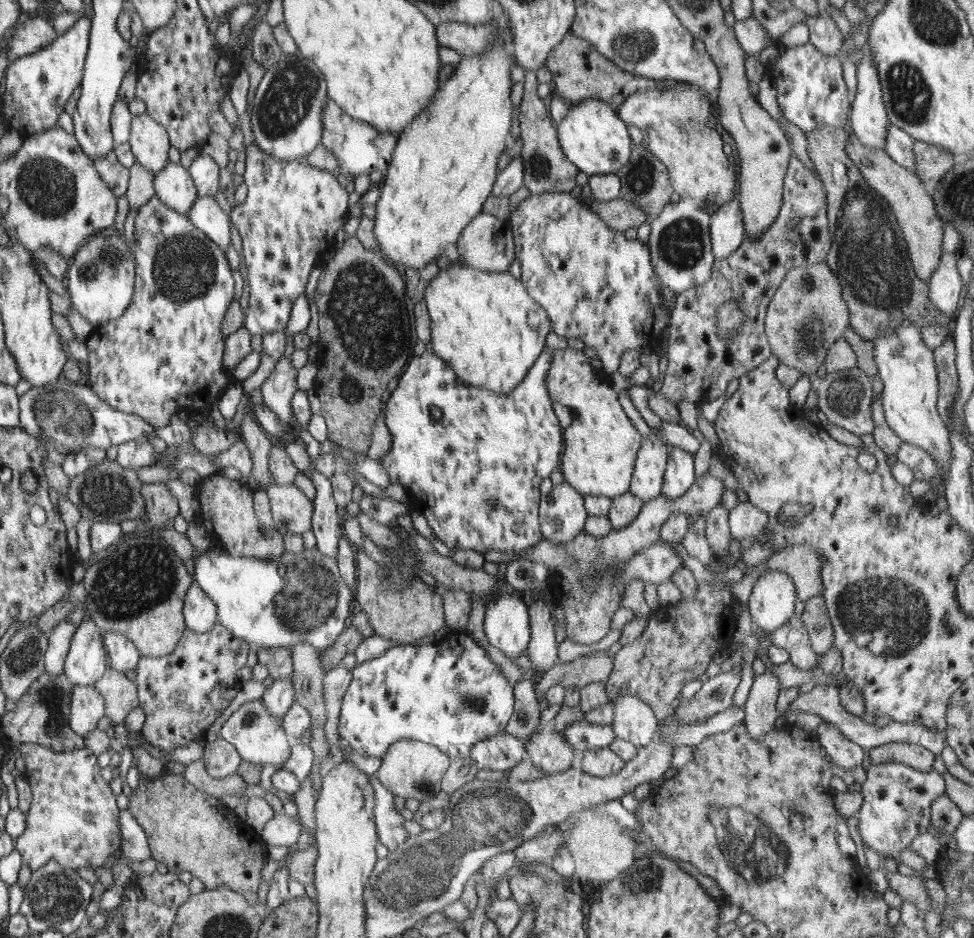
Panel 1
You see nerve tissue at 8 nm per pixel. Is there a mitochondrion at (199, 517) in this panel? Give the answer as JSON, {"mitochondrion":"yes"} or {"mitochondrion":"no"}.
{"mitochondrion":"no"}

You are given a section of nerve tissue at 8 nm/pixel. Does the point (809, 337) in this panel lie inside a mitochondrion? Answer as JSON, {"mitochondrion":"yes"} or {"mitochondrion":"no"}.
{"mitochondrion":"yes"}

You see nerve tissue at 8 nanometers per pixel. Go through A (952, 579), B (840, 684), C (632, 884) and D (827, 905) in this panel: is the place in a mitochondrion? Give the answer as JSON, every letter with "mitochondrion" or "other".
{"A":"other","B":"other","C":"mitochondrion","D":"other"}

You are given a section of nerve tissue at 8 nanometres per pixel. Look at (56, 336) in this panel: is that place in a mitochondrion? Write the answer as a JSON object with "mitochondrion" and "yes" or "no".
{"mitochondrion":"no"}

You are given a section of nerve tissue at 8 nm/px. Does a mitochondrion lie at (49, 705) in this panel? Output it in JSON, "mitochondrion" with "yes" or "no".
{"mitochondrion":"yes"}

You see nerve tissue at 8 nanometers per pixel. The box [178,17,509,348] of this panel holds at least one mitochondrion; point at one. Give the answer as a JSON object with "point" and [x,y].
{"point":[291,93]}

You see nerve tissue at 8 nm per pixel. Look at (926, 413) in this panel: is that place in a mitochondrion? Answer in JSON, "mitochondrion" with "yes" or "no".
{"mitochondrion":"no"}

